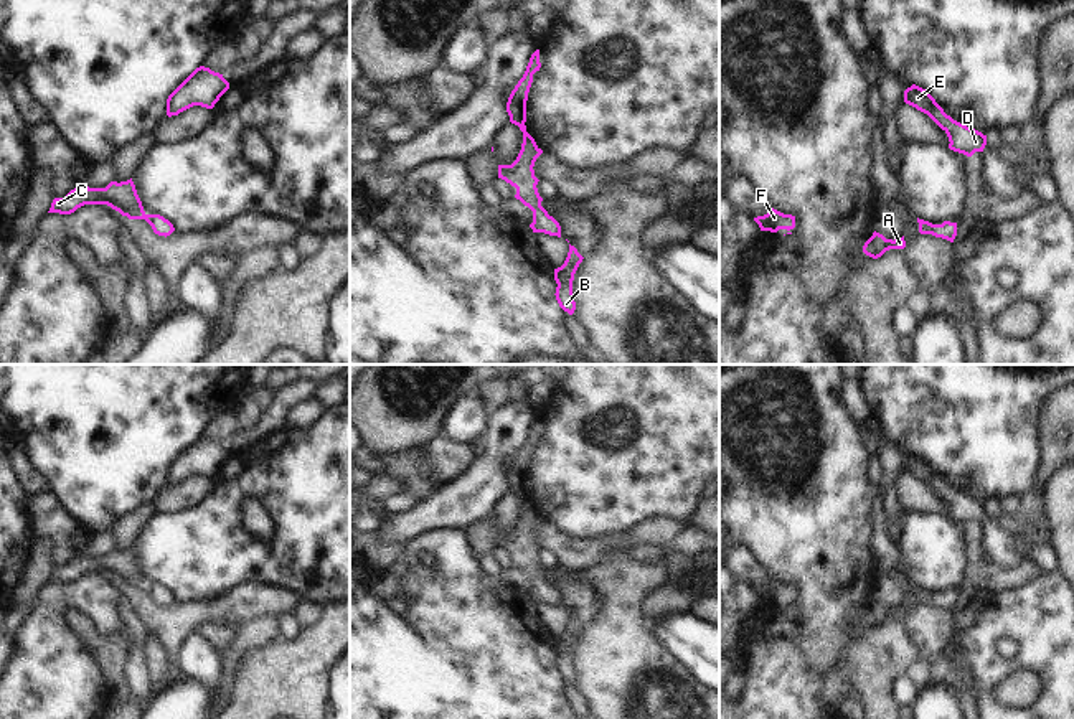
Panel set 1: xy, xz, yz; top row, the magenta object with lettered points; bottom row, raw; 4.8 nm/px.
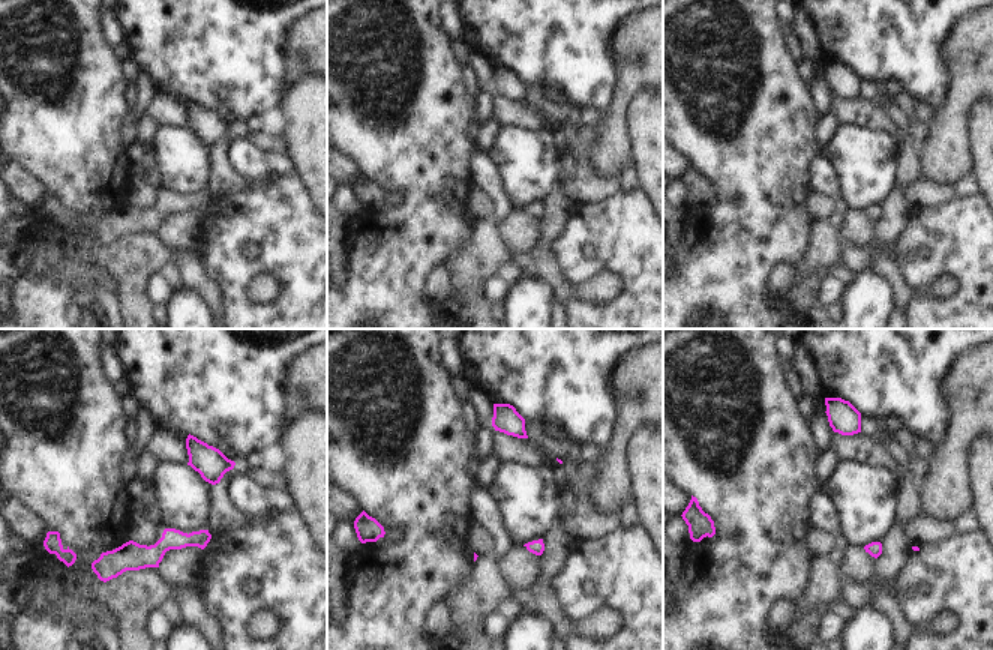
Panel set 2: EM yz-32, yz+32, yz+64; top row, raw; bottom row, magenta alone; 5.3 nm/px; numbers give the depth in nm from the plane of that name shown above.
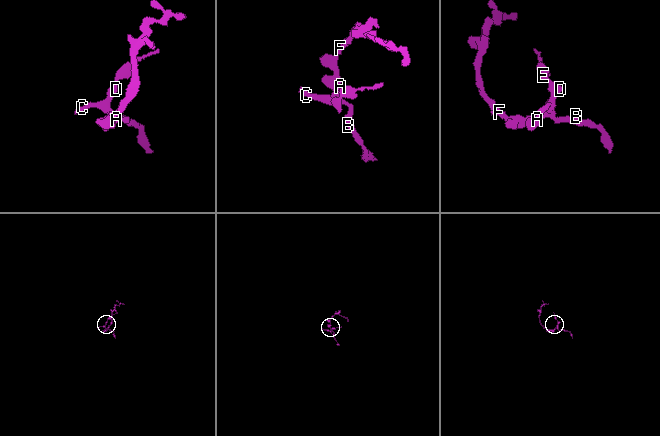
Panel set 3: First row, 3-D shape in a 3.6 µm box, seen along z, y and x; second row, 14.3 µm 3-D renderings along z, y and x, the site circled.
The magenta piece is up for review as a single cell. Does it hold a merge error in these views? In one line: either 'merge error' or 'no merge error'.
no merge error

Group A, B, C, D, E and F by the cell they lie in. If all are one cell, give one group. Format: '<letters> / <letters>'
A B C D E F

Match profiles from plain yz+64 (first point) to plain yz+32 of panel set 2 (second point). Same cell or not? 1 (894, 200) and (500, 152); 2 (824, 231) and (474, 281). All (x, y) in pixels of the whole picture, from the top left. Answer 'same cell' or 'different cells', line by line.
1: different cells
2: same cell

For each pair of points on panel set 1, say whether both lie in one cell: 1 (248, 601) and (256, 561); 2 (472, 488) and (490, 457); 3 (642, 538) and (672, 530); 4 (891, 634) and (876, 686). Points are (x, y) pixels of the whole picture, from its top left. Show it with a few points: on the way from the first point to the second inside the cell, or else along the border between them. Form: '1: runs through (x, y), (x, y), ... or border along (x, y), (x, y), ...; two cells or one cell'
1: border along (289, 589), (243, 582), (215, 597); two cells
2: runs through (480, 480), (490, 465); one cell
3: runs through (649, 533), (665, 530); one cell
4: runs through (886, 647), (876, 662), (876, 673); one cell

